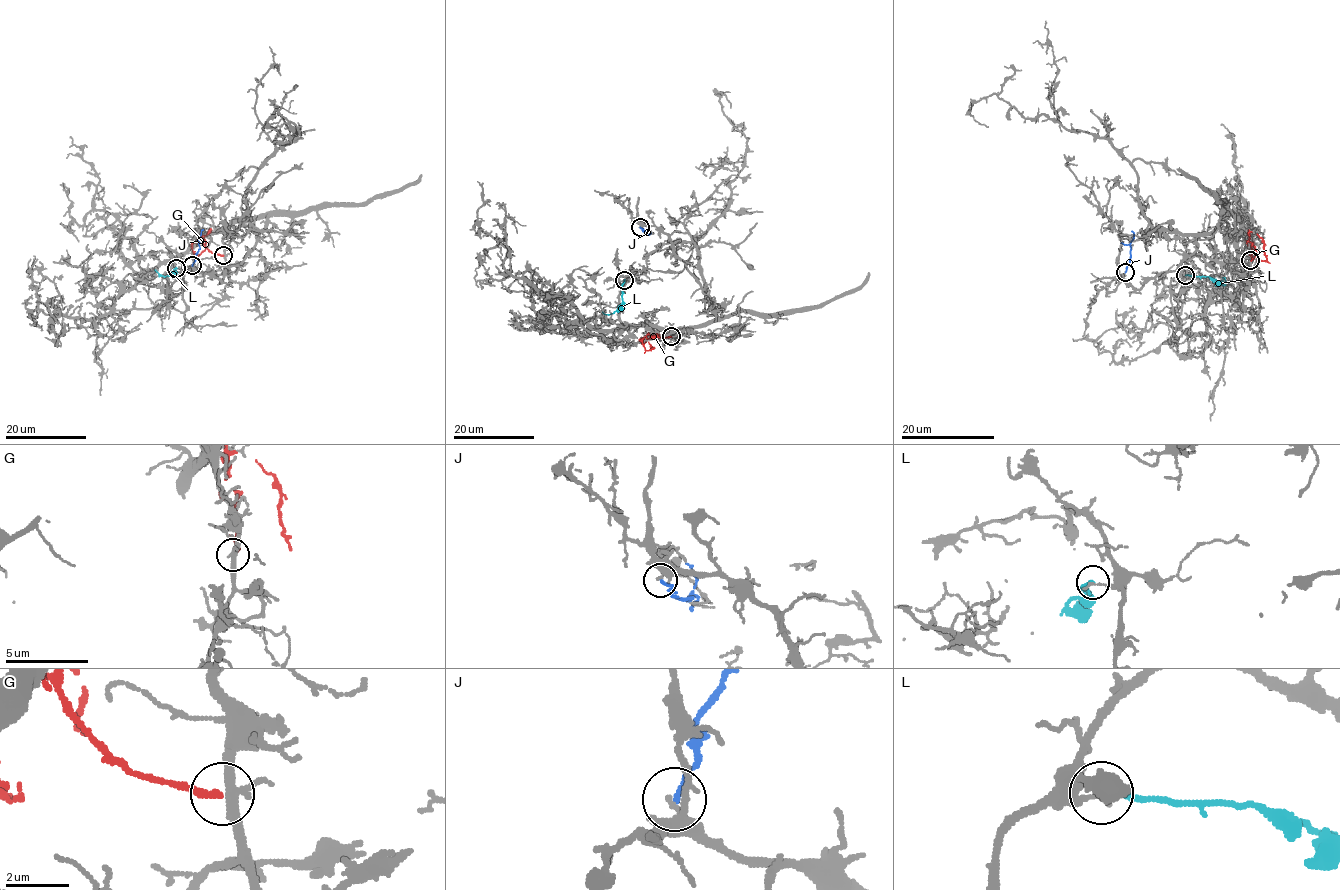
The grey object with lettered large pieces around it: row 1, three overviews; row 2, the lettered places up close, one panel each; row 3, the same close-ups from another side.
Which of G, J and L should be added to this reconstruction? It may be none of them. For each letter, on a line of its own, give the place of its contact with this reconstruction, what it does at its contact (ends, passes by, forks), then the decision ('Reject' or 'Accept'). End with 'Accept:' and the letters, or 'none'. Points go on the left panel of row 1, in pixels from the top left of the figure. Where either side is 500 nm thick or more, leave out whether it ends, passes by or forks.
G: Touches grey at (223, 255). It ends there. Reject
J: Touches grey at (192, 265). It ends there. Reject
L: Touches grey at (176, 268). It ends there. Reject
Accept: none

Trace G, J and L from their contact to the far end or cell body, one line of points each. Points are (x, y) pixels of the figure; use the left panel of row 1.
G: (224, 255), (212, 253), (200, 240), (192, 244), (196, 255), (205, 248), (205, 239), (200, 232)
J: (192, 266), (203, 229)
L: (176, 268), (168, 276), (159, 275), (154, 270)

